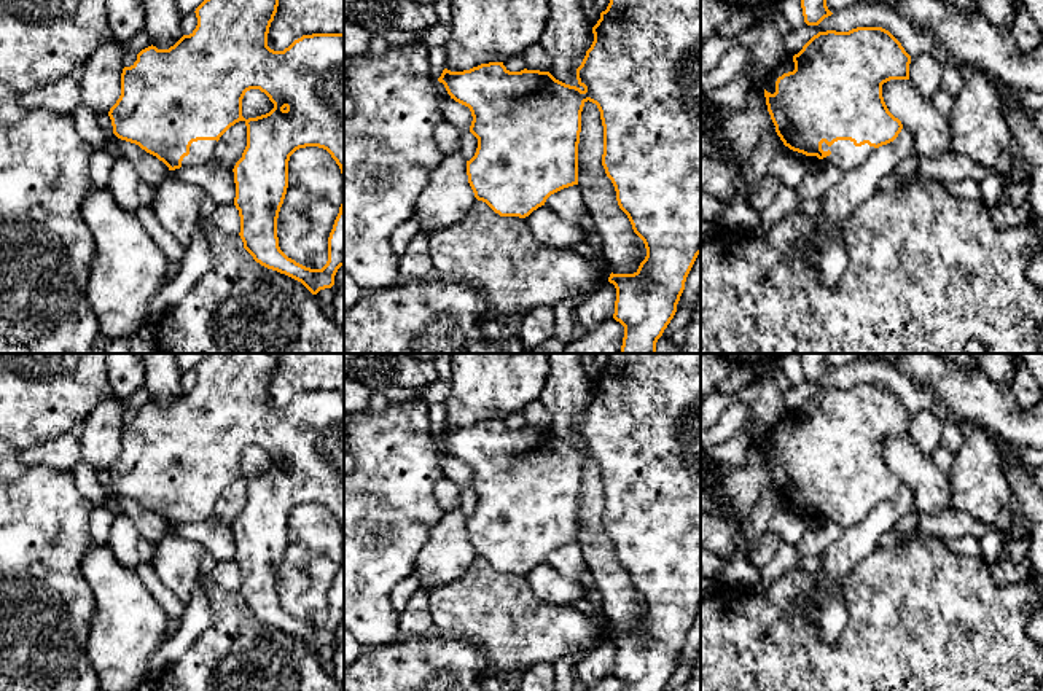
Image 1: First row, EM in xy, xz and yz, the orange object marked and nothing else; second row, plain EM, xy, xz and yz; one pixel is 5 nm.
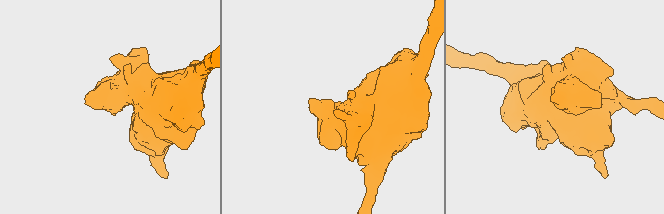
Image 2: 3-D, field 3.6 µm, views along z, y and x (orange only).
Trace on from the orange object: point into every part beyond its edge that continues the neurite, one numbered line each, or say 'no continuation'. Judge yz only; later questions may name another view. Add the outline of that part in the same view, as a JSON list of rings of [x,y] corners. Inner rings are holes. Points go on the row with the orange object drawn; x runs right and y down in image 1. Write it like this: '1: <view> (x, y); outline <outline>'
1: yz (844, 155); outline [[[838,140],[831,146],[828,146],[825,142],[822,143],[823,151],[831,151],[830,156],[818,159],[817,156],[806,156],[803,154],[809,162],[811,161],[818,161],[818,162],[828,162],[831,166],[836,166],[839,169],[852,170],[858,167],[871,151],[874,151],[874,146],[869,146],[868,143],[861,146],[855,146],[854,142],[850,140]]]

